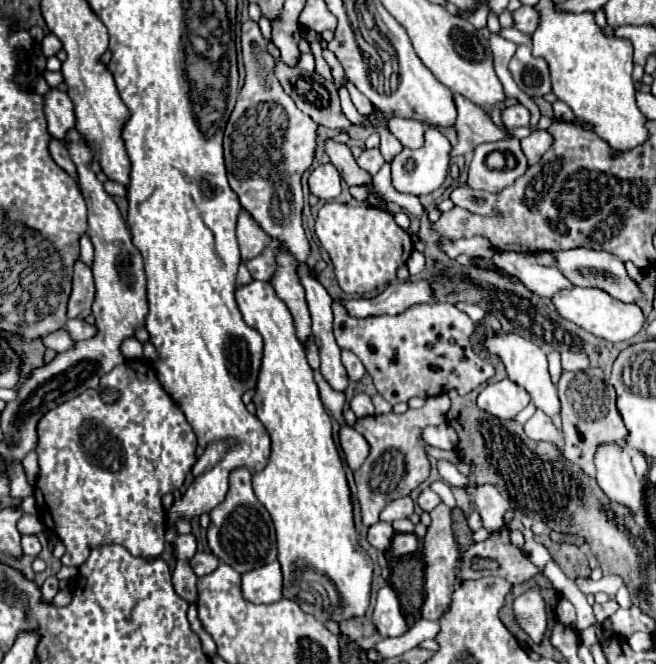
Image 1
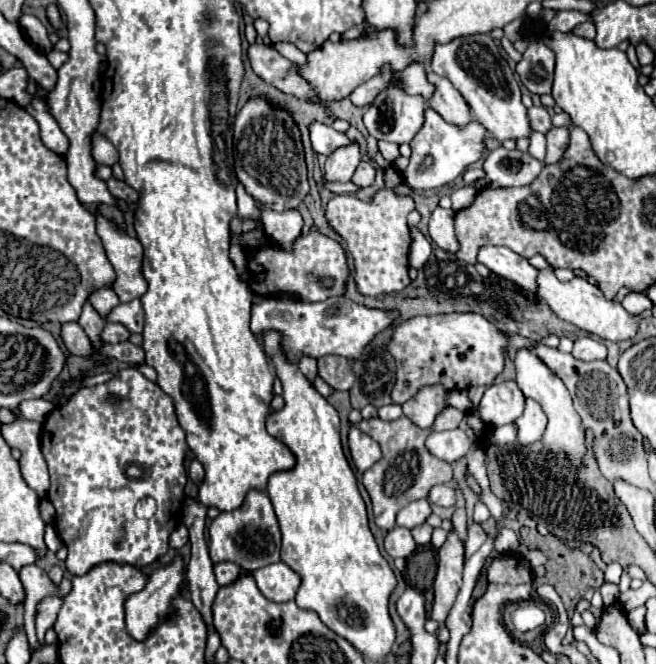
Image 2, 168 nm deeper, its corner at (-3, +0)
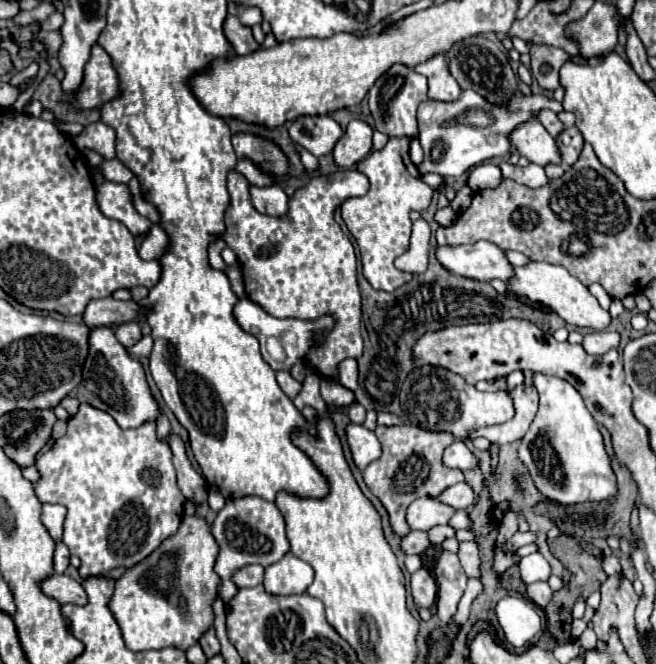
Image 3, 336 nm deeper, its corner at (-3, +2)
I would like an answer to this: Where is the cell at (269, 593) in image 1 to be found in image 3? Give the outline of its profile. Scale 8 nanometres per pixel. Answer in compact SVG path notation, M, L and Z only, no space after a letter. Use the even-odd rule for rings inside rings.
M288 553L264 569L264 589L272 595L304 593L312 583L312 577L314 569L306 561Z

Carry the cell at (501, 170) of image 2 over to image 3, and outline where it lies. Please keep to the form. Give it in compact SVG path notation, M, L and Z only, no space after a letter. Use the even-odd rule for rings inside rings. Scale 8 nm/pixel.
M504 161L498 167L502 171L502 177L514 179L516 183L522 183L522 185L528 185L528 187L542 187L542 185L548 183L544 167L534 165L534 163L530 163L526 167L520 167L520 165L510 165L510 163Z

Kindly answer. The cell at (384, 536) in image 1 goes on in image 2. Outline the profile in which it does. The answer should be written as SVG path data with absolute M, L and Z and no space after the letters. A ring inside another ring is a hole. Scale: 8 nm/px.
M394 527L386 535L384 547L386 547L386 553L396 559L396 557L410 557L416 551L418 545L416 545L410 529L406 529L406 527Z

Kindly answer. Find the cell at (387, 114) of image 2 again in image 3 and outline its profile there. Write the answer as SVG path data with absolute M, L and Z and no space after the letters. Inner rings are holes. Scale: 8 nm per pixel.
M392 65L370 89L368 93L368 105L370 113L374 117L374 129L388 135L388 137L416 137L418 135L418 121L416 121L416 109L422 101L426 101L428 85L424 81L424 75L416 73L414 69L406 65Z

